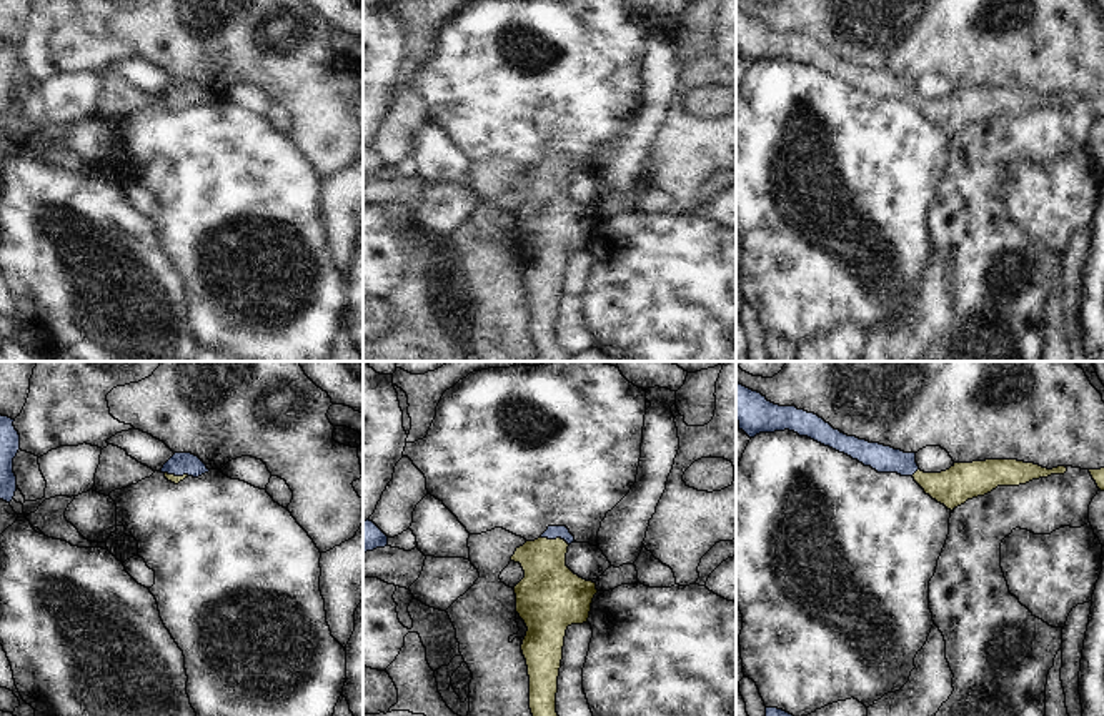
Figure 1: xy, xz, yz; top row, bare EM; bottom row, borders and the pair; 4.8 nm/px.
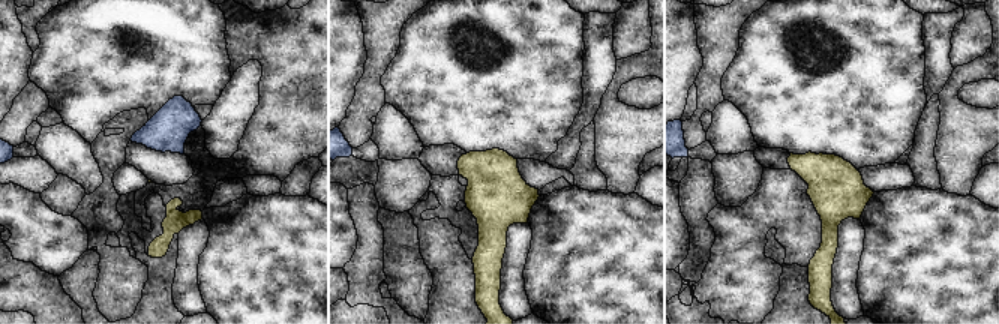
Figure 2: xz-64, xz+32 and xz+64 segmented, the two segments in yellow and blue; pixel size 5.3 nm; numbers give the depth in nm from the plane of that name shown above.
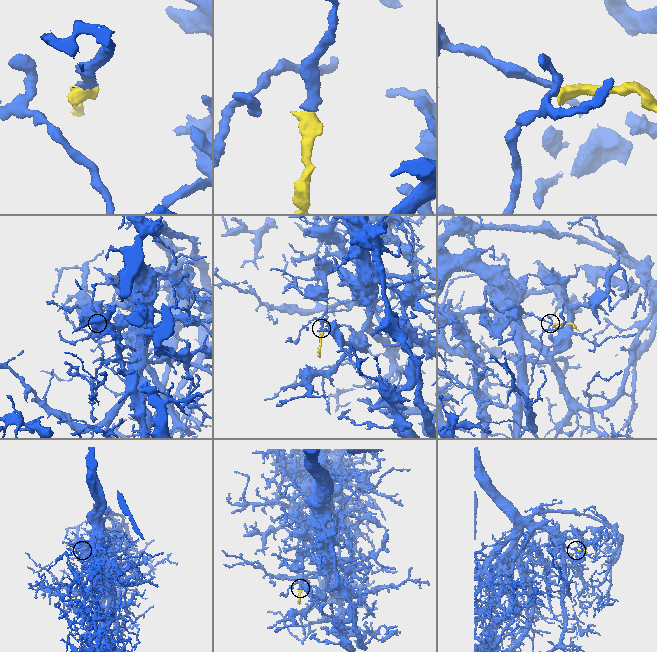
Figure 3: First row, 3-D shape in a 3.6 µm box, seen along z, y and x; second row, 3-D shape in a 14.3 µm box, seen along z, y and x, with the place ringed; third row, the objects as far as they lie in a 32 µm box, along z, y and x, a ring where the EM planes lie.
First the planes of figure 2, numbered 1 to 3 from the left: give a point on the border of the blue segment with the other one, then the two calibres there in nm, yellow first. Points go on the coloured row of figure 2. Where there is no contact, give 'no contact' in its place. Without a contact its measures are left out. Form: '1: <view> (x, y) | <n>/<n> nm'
1: no contact
2: no contact
3: no contact

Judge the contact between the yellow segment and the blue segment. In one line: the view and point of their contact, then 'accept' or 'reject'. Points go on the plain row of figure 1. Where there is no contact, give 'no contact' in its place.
meets yellow in xz at (556, 165); accept

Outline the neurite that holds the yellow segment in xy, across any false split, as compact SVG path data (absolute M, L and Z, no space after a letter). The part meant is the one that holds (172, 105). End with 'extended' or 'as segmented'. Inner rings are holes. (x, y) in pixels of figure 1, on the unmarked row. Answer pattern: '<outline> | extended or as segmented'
M175 80L160 98L168 108L178 112L188 103L198 105L210 97L198 83L191 80Z | extended

